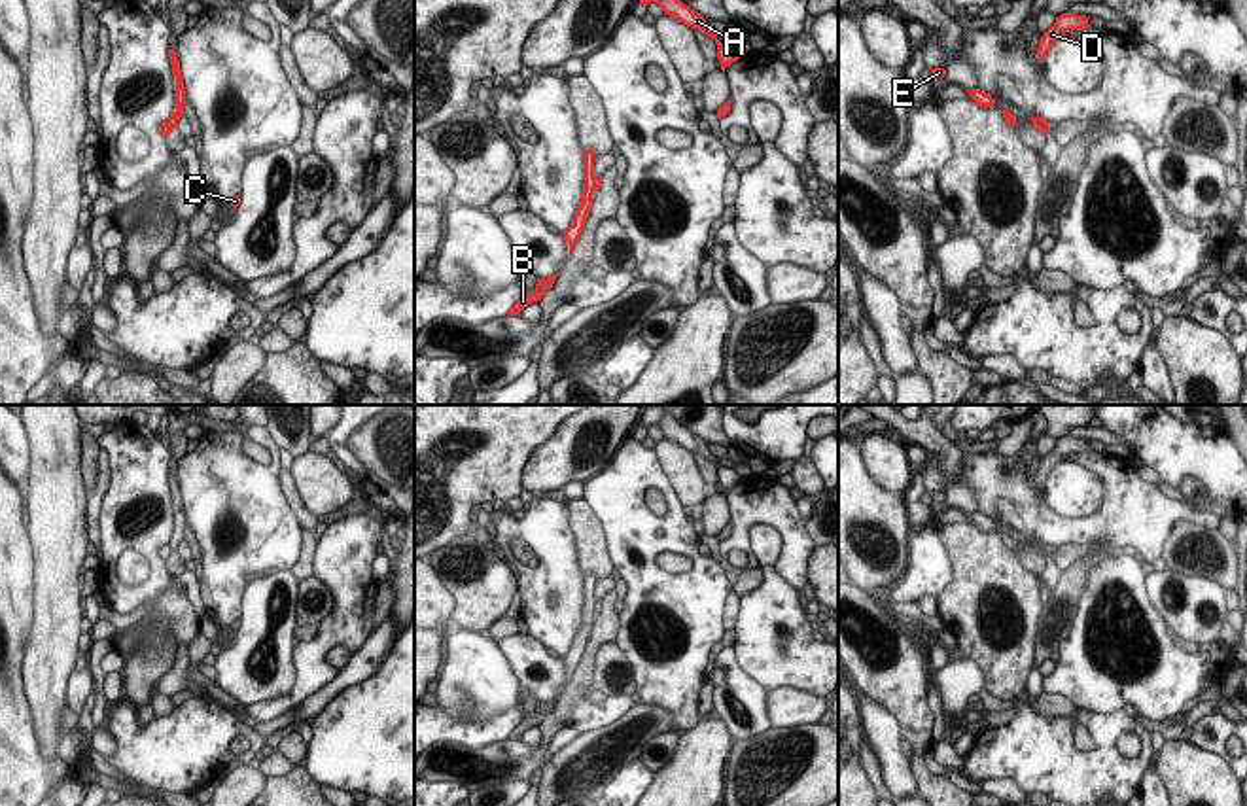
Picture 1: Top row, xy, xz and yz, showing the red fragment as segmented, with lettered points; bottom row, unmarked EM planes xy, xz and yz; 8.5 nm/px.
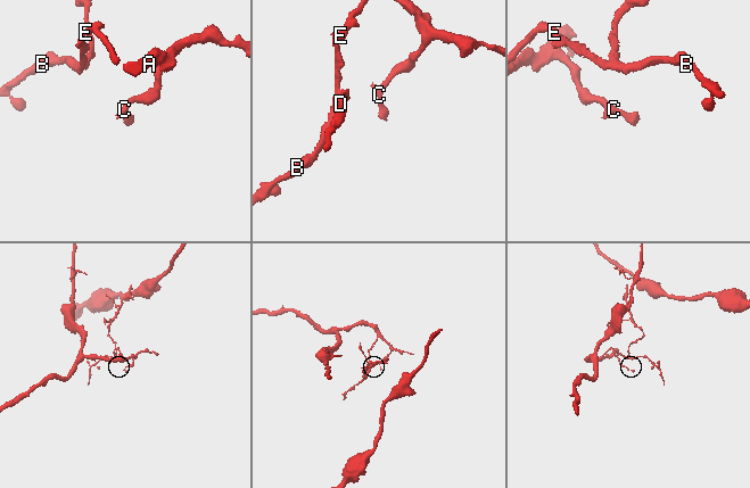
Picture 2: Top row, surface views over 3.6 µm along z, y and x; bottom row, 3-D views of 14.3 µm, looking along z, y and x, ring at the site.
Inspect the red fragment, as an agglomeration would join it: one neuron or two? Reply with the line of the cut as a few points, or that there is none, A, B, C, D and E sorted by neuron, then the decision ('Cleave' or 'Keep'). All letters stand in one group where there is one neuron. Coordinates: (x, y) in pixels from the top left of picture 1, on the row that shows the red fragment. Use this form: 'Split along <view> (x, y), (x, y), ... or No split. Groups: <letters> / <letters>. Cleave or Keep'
Split along xz (593, 178), (595, 190). Groups: A B C E / D. Cleave.

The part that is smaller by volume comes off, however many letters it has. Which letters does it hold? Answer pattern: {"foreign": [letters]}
{"foreign": ["D"]}

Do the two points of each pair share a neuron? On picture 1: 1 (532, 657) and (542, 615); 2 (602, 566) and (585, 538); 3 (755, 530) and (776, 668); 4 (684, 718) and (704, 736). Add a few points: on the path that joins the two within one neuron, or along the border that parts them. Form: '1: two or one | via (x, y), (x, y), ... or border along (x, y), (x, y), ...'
1: two | border along (526, 634), (544, 646)
2: one | via (595, 559), (591, 545)
3: one | via (774, 564), (774, 634)
4: two | border along (701, 718), (682, 733)

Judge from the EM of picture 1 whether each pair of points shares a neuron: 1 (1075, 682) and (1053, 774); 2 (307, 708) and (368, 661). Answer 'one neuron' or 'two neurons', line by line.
1: two neurons
2: one neuron

